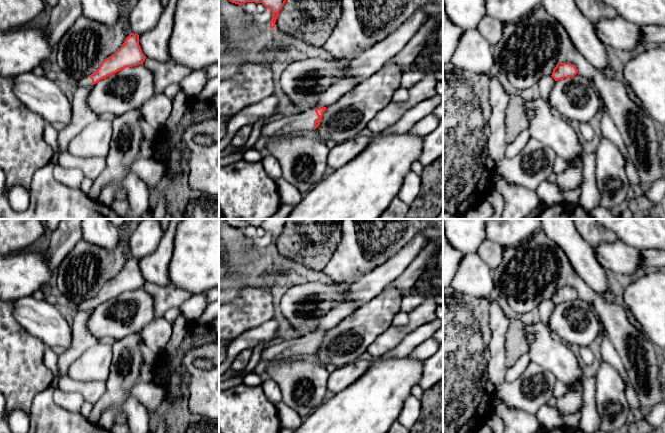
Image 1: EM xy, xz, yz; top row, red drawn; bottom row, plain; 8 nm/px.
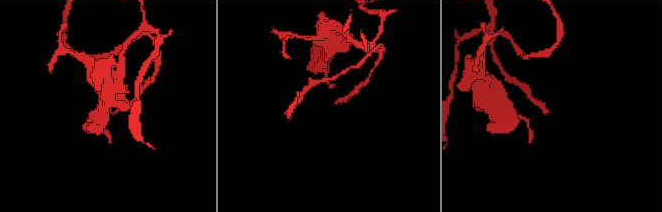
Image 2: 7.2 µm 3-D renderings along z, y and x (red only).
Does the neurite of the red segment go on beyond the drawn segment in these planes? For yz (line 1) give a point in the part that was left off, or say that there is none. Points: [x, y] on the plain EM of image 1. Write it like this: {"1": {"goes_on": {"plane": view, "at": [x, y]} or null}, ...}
{"1": {"goes_on": null}}

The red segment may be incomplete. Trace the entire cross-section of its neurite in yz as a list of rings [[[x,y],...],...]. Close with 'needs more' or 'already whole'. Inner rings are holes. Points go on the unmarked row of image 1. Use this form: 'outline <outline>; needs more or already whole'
outline [[[559,286],[553,293],[551,300],[555,305],[558,305],[564,302],[574,301],[577,297],[578,295],[573,288]]]; already whole

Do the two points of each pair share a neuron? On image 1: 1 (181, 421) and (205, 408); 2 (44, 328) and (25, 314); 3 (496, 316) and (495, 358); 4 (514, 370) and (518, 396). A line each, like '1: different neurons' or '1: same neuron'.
1: different neurons
2: same neuron
3: same neuron
4: different neurons

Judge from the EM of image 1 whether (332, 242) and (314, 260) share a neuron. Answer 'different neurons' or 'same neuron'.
same neuron

